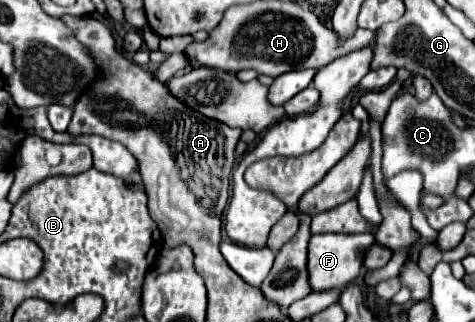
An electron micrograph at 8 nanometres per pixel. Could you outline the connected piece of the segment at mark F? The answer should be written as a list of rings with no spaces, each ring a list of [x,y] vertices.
[[[314,234],[308,246],[308,280],[312,284],[312,292],[346,288],[360,274],[364,252],[370,244],[374,244],[372,234]]]

